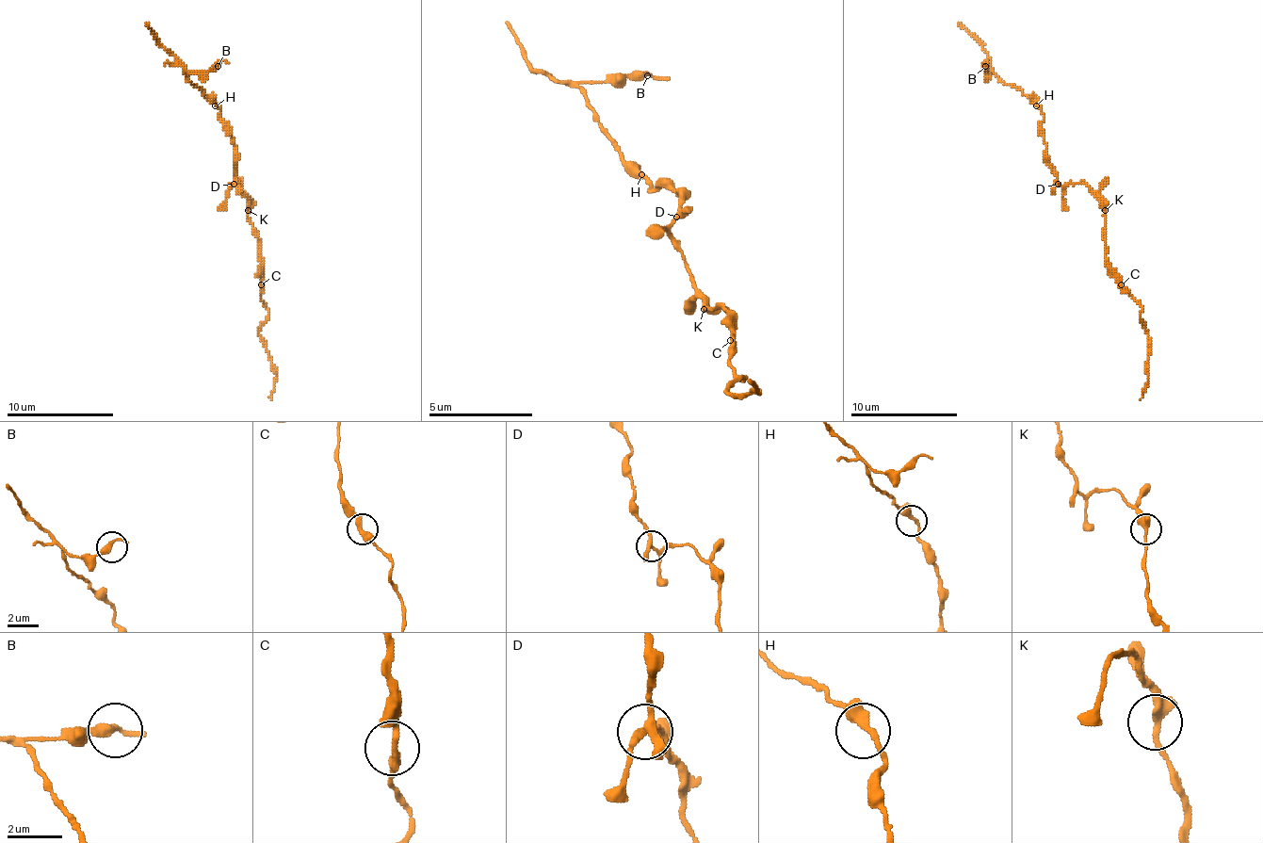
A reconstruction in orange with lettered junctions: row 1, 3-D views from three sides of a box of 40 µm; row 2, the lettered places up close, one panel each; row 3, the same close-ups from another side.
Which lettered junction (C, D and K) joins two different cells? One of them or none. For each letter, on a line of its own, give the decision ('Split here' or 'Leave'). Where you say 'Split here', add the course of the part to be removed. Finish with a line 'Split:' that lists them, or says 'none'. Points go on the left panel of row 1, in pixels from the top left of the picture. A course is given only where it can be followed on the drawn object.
C: Leave
D: Split here. Course of the part to remove: (234, 183), (234, 143), (220, 111), (167, 52), (146, 23)
K: Leave
Split: D

